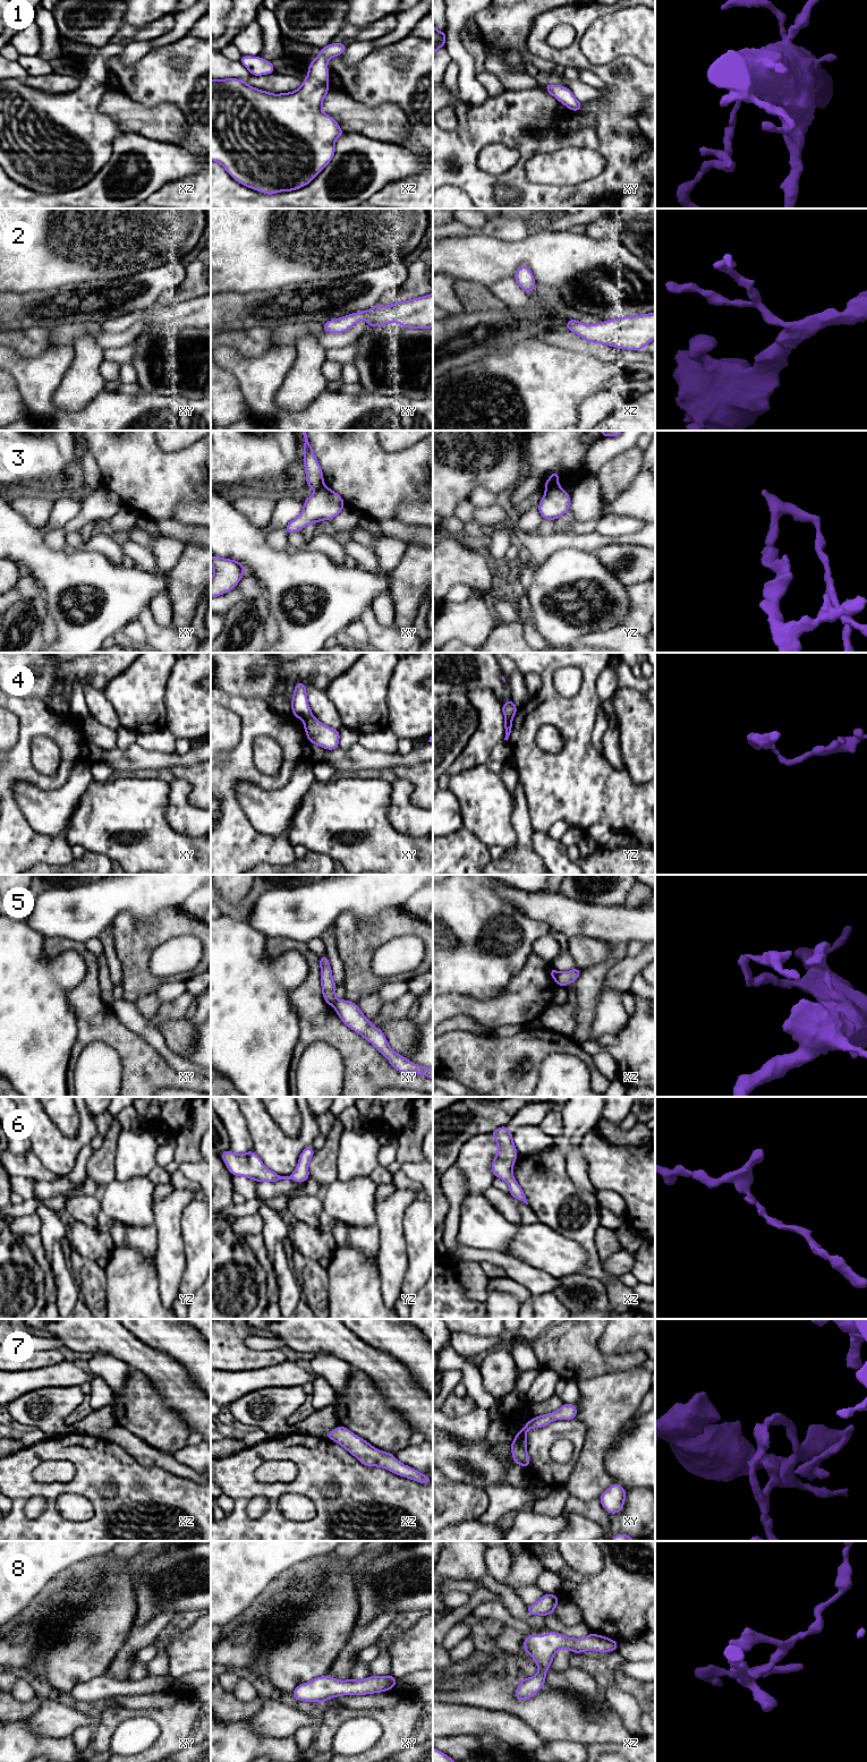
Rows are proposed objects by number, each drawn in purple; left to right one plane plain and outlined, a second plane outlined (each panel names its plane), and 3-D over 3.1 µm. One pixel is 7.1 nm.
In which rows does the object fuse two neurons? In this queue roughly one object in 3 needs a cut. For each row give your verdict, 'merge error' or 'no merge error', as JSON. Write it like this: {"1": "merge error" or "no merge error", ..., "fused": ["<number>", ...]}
{"1": "no merge error", "2": "no merge error", "3": "merge error", "4": "merge error", "5": "merge error", "6": "no merge error", "7": "no merge error", "8": "no merge error", "fused": ["3", "4", "5"]}

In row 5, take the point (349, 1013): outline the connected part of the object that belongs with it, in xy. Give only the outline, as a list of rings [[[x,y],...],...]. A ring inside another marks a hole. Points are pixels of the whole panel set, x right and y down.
[[[337,999],[333,1008],[347,1027],[369,1041],[398,1072],[418,1073],[433,1080],[432,1067],[418,1066],[391,1049],[383,1031],[371,1024],[371,1020],[362,1013],[357,1003]]]

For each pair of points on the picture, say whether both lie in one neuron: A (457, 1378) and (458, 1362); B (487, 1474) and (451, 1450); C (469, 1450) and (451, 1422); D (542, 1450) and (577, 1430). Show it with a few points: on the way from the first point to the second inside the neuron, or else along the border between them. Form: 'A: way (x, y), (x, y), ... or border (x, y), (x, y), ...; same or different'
A: border (444, 1370), (458, 1369), (461, 1372), (462, 1380); different
B: way (478, 1465), (474, 1462), (460, 1460); same
C: border (444, 1430), (467, 1440), (481, 1440), (487, 1432); different
D: way (547, 1440), (558, 1430), (567, 1430); same

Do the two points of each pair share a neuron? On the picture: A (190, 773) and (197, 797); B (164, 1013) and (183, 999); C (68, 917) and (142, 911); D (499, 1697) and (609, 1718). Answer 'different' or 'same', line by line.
A: same
B: same
C: same
D: same

